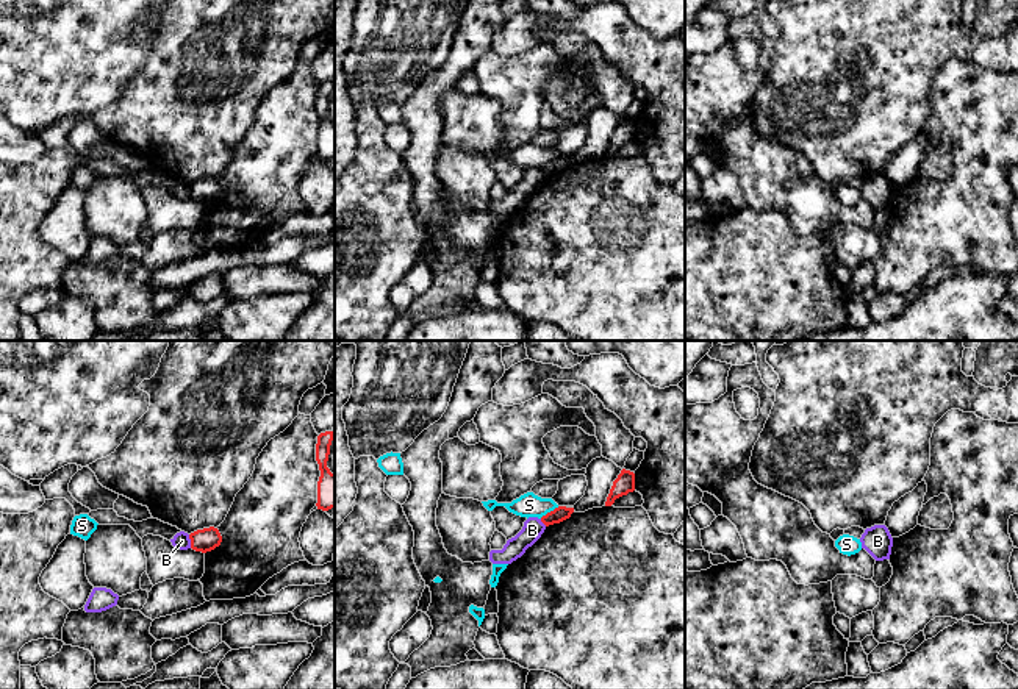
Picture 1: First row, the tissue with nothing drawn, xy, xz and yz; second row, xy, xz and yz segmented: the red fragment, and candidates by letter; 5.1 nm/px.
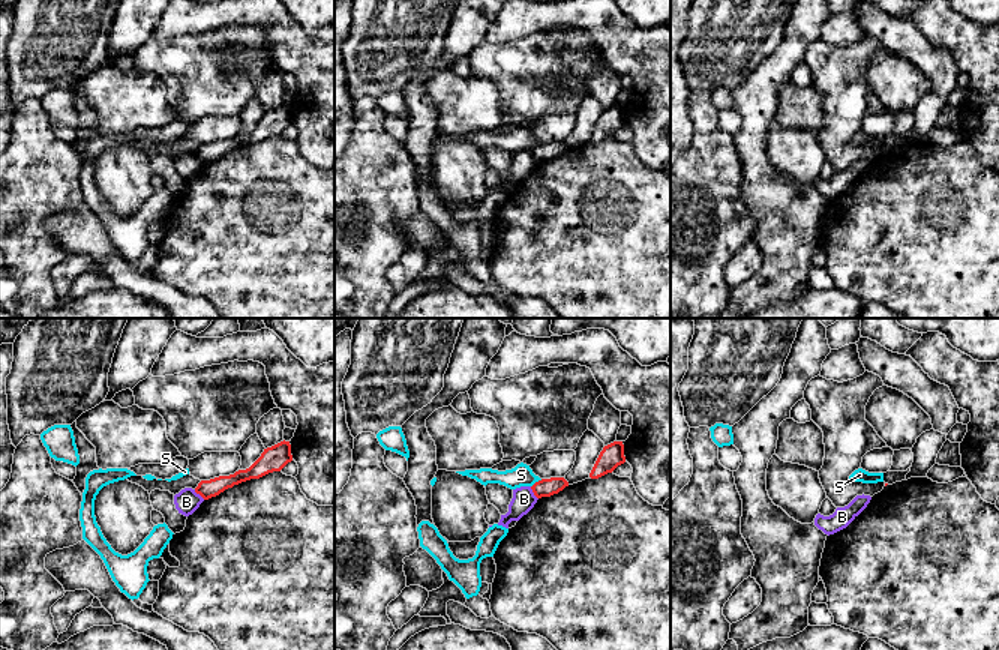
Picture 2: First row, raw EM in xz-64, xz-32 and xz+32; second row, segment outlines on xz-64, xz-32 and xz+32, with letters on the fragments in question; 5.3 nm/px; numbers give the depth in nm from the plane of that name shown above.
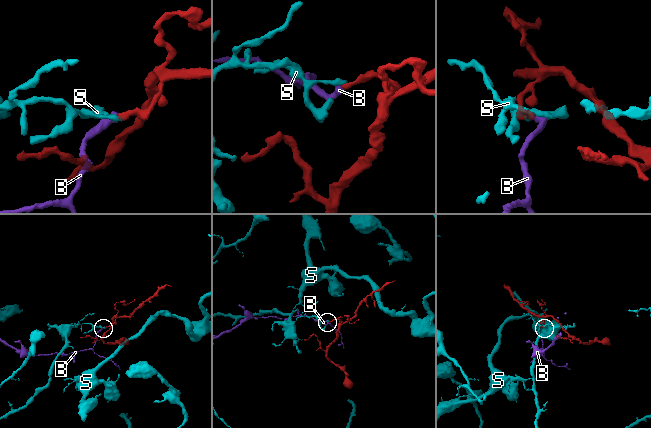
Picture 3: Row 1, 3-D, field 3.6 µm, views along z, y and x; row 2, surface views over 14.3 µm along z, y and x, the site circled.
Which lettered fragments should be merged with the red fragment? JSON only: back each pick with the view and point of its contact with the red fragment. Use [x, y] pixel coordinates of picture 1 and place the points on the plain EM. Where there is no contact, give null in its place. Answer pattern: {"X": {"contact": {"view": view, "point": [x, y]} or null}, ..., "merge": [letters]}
{"merge": []}

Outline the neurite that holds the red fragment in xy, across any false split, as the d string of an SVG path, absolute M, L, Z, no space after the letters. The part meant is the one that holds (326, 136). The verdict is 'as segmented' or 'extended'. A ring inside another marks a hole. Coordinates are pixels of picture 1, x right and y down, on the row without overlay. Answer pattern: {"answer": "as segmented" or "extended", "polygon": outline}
{"answer": "as segmented", "polygon": "M325 81L317 86L316 111L319 114L321 127L317 131L317 159L328 161L335 158L335 123L327 117L333 81Z"}

